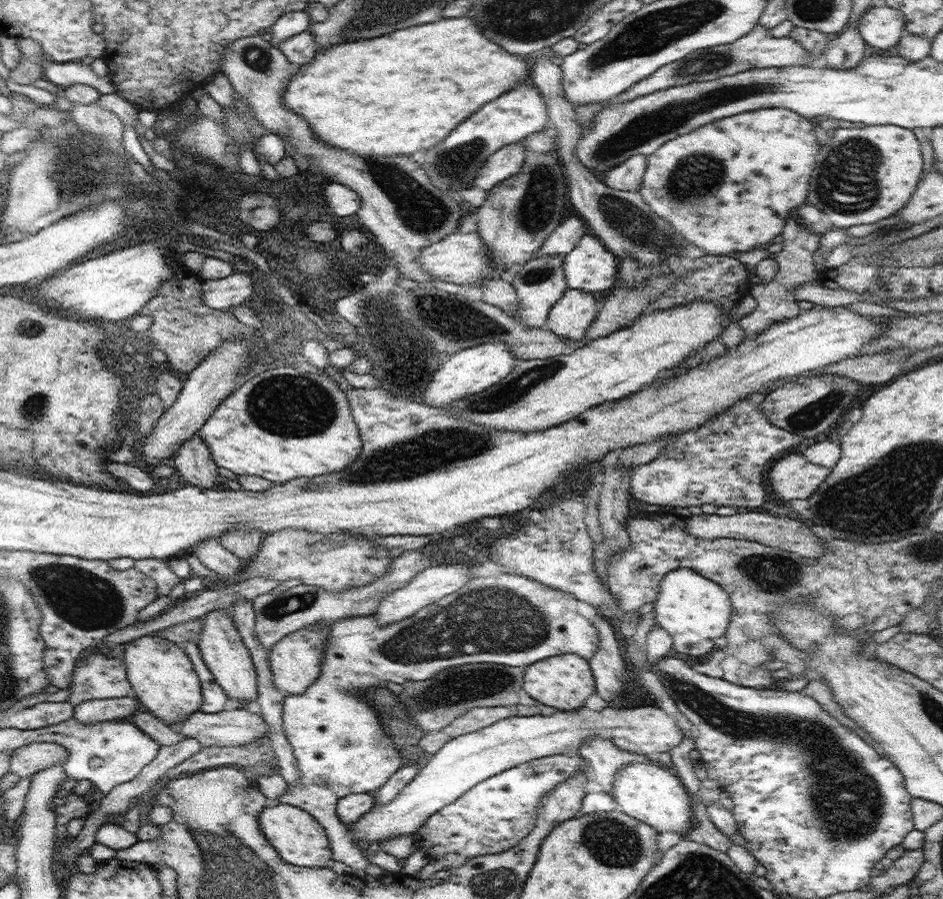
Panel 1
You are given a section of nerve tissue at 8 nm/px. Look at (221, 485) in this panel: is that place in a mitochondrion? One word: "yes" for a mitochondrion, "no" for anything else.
no

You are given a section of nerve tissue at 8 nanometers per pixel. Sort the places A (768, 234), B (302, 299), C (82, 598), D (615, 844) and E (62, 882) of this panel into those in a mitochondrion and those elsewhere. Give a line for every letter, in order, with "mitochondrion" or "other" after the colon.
A: other
B: other
C: mitochondrion
D: mitochondrion
E: other

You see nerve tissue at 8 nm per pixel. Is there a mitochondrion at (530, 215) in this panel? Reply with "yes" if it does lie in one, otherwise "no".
yes

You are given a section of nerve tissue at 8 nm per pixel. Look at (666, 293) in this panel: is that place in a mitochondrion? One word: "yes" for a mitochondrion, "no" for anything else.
no

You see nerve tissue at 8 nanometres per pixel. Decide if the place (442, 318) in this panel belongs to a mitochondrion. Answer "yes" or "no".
yes

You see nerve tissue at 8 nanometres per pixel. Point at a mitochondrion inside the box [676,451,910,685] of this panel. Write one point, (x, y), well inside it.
(770, 572)

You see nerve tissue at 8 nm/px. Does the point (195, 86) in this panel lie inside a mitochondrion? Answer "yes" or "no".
no

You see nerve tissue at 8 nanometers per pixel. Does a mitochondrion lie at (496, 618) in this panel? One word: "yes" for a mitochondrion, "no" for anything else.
yes

